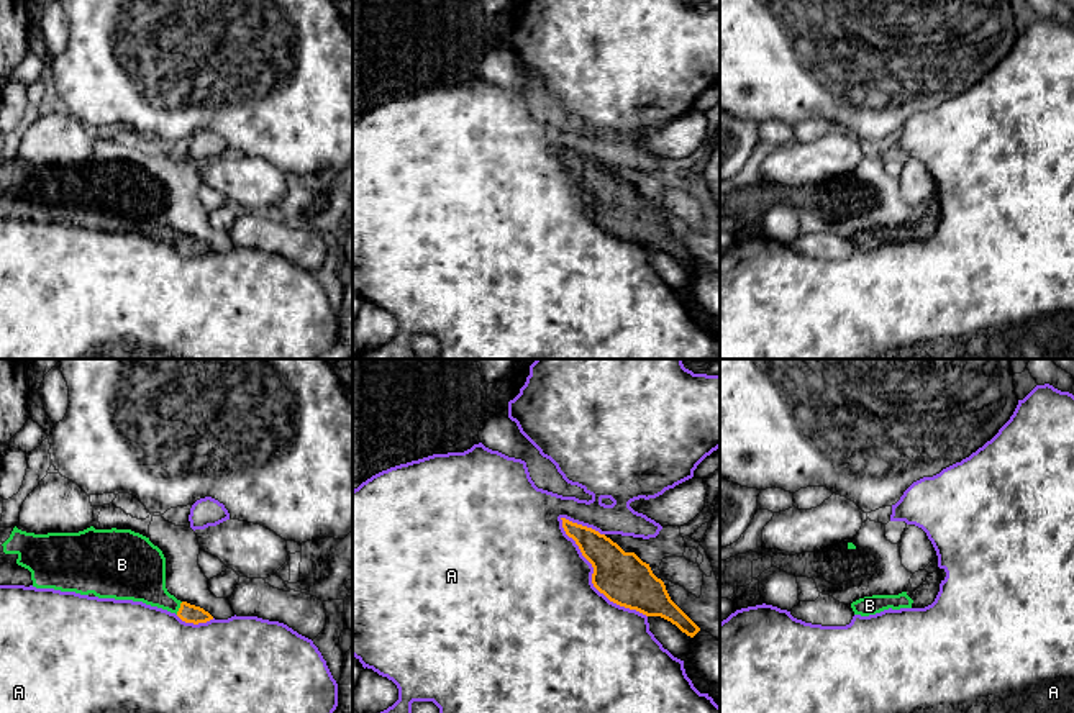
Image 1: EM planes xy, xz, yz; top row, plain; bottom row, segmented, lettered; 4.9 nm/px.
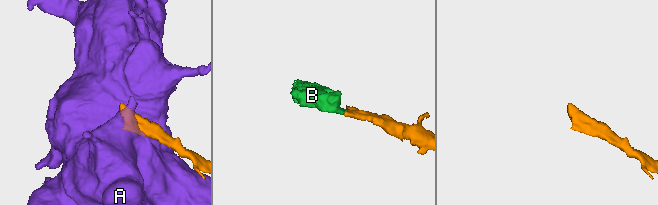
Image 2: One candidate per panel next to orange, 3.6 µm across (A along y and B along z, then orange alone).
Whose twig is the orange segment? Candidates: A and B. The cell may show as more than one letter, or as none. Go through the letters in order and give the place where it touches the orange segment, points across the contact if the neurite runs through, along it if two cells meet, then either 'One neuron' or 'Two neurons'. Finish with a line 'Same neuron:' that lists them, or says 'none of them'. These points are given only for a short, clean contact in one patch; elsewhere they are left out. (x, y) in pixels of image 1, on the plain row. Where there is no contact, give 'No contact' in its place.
A: Touches orange at xz (592, 210). Two neurons
B: Touches orange at xy (179, 241). Path across: xy (189, 246), (179, 241), (166, 235), (140, 208). One neuron
Same neuron: B

